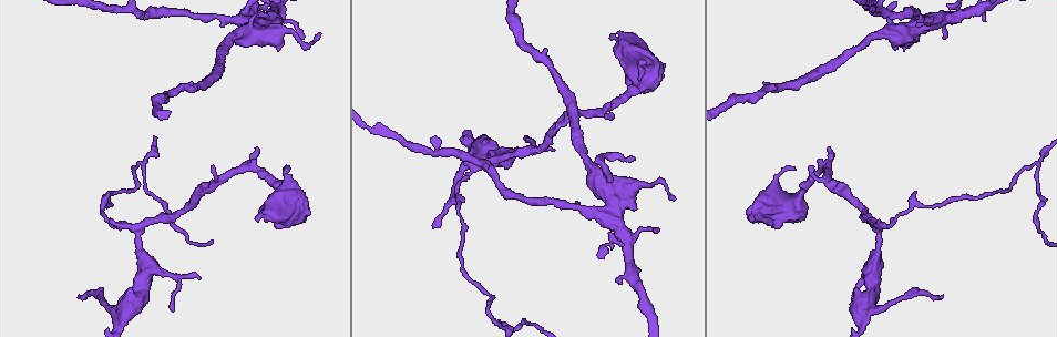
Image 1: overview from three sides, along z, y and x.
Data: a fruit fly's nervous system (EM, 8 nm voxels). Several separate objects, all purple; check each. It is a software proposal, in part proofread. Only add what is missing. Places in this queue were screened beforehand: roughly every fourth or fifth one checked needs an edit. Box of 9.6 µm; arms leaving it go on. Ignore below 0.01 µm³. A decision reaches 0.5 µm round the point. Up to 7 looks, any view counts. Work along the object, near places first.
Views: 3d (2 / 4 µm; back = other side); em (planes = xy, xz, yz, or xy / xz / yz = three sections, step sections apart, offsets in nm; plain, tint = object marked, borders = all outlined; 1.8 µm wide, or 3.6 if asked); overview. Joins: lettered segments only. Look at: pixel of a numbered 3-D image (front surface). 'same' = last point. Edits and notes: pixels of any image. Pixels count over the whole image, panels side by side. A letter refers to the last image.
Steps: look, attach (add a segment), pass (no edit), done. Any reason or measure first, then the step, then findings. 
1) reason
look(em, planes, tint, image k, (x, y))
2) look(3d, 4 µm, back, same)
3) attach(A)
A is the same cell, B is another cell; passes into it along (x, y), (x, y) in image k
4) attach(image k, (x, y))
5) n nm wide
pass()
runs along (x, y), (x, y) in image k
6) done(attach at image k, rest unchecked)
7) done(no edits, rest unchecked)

tapers out
look(em, planes, borders, image 1, (432, 227))

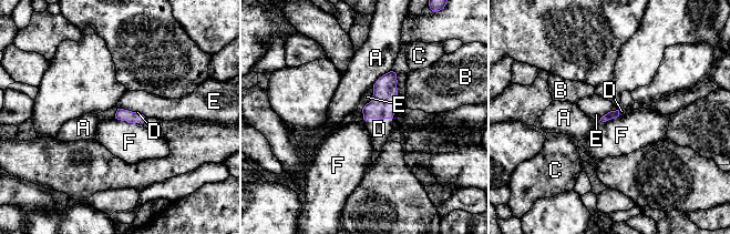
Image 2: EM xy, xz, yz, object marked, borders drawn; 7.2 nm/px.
attach(D)
D is the same cell, A, B, C, E and F are other cells; passes into it along (383, 103), (379, 118), (379, 129) in image 2; the neuron continues

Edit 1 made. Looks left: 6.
redraw
look(overview)

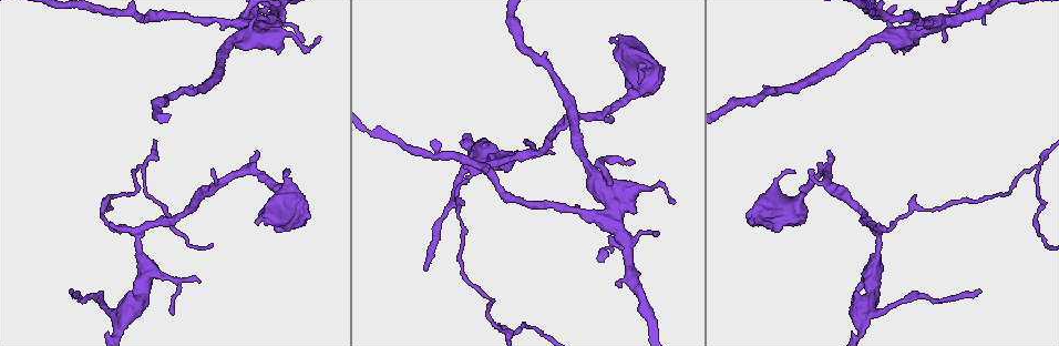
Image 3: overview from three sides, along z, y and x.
free end
look(em, yz, step 8, borders, image 3, (638, 84))

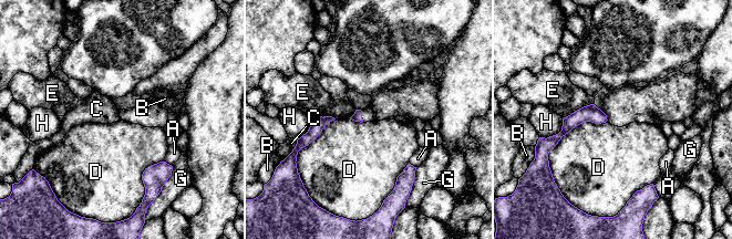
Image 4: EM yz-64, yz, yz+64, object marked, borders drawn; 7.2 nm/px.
pass()
A, B, C, D, E, G and H are other cells; border along (606, 121), (576, 125), (548, 154) in image 4; no lettered segment goes on from it

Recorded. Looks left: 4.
stops while still wide
look(em, planes, tint, image 3, (636, 212))

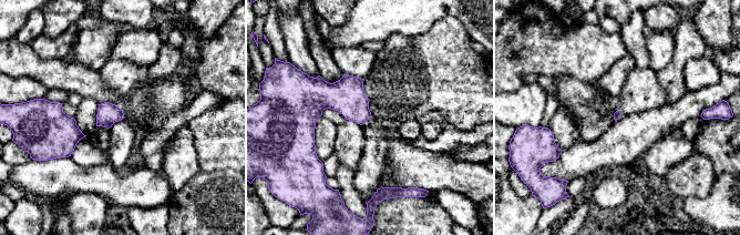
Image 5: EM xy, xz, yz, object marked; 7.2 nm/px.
see the neighbours
look(em, planes, borders, same)

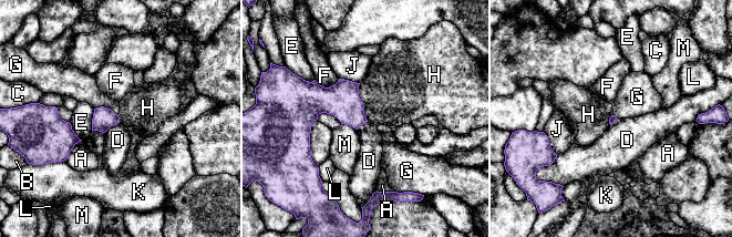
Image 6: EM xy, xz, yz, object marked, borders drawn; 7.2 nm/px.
pass()
A, B, C, D, E, F, G, H, J, K, L and M are other cells; border along (119, 122), (111, 125), (104, 132) in image 6; no lettered segment goes on from it

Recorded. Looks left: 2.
done(attach at image 2, rest unchecked)

